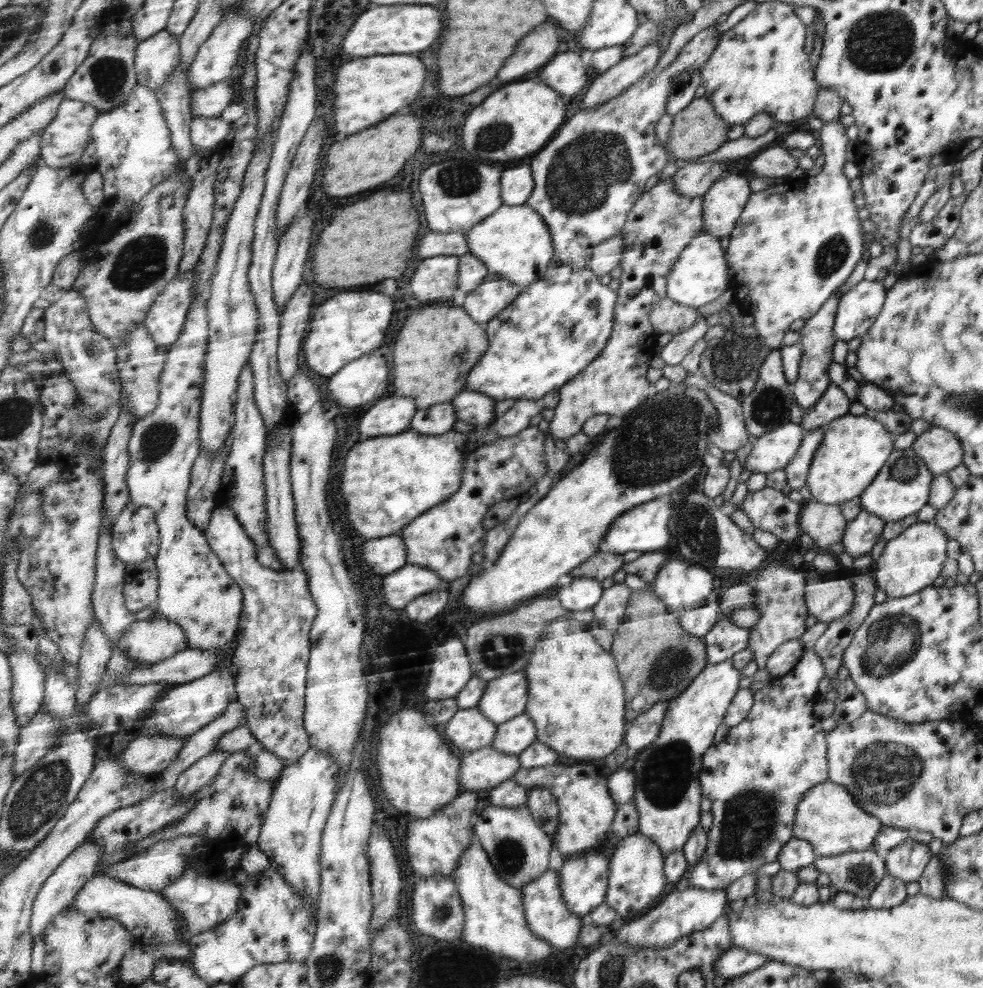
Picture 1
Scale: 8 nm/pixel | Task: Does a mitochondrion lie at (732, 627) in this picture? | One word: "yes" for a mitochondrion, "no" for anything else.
no

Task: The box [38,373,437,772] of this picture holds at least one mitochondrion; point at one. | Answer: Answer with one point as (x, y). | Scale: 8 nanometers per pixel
(160, 439)

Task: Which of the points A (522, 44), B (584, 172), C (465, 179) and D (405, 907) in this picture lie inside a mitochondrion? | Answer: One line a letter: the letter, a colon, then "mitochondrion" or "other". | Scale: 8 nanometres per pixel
A: other
B: mitochondrion
C: mitochondrion
D: other

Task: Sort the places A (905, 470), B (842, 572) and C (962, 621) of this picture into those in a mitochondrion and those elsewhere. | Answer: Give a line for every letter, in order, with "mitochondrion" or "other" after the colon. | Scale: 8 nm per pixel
A: mitochondrion
B: other
C: other

